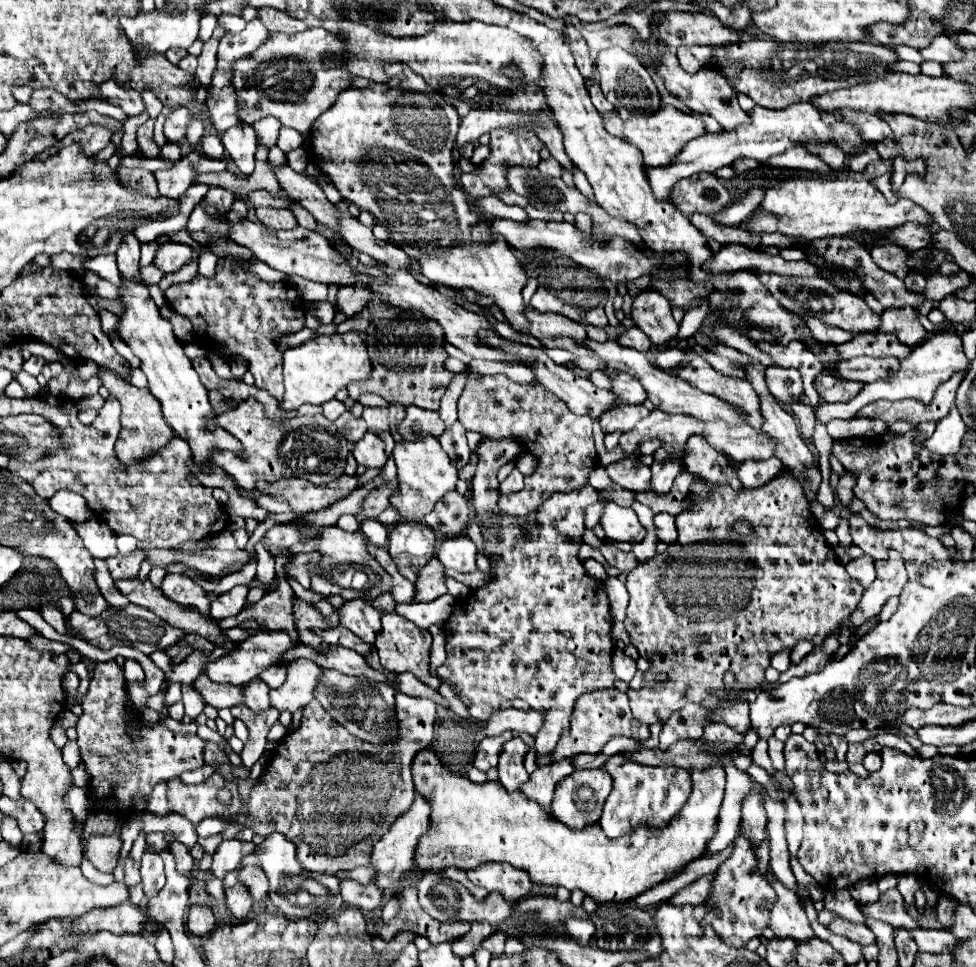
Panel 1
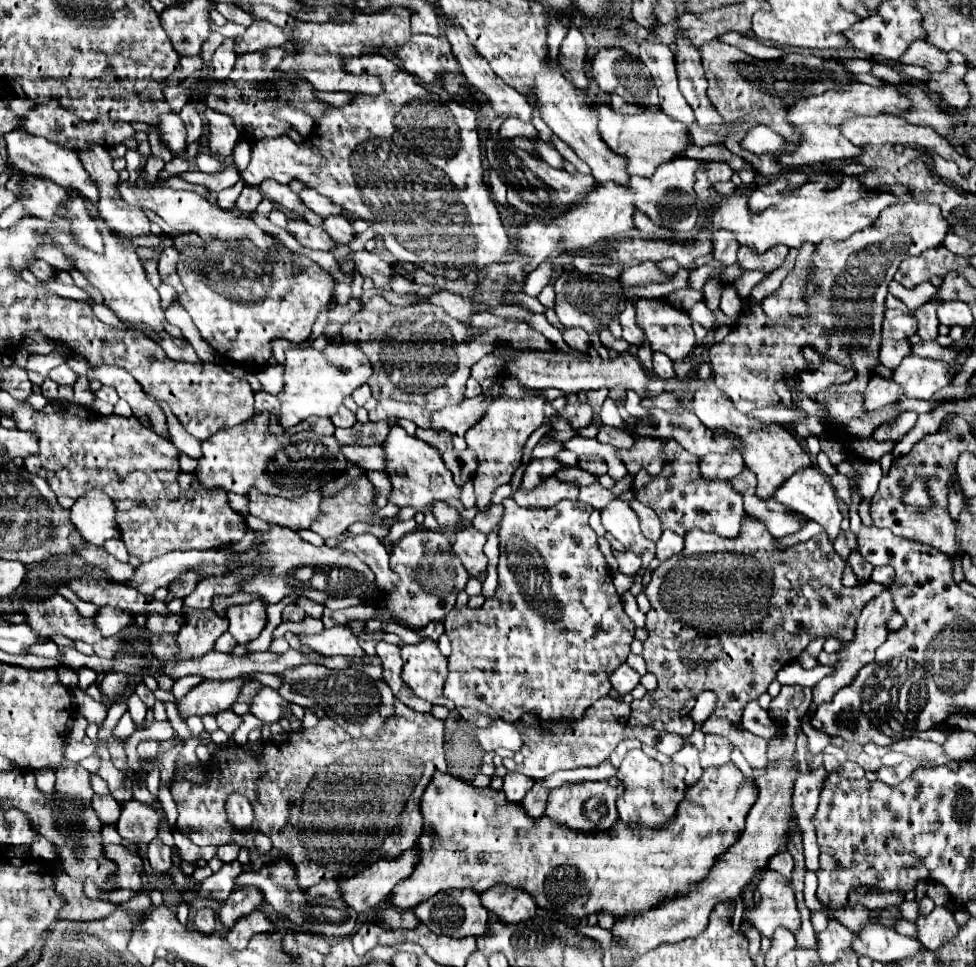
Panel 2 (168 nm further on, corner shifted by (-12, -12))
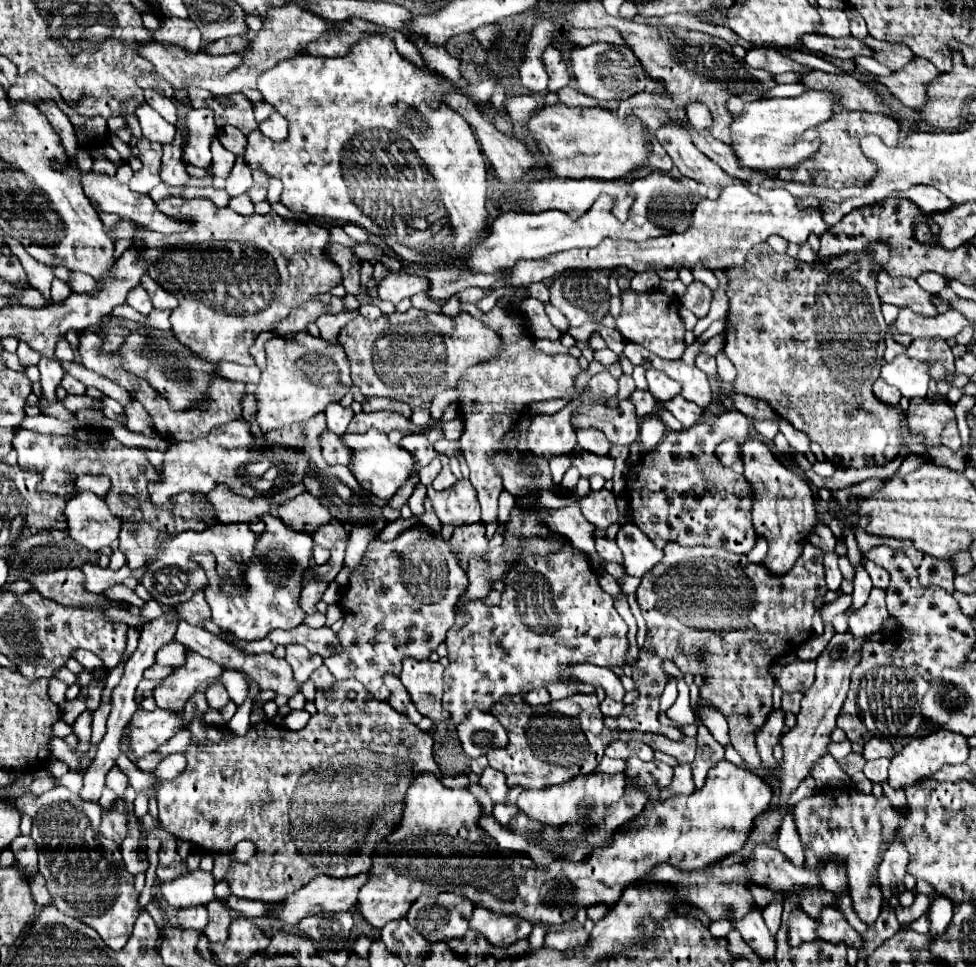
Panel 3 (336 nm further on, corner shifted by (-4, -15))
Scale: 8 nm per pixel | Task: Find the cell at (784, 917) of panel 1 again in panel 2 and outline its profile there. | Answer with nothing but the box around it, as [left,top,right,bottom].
[744,870,800,938]

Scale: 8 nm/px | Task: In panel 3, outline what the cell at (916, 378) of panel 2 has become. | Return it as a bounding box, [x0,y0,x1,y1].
[880,355,928,399]

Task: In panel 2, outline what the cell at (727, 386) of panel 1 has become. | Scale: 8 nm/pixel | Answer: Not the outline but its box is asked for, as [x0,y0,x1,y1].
[738,424,812,498]

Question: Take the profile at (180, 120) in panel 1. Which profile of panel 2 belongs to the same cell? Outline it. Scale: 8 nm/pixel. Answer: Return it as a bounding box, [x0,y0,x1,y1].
[158,112,186,154]

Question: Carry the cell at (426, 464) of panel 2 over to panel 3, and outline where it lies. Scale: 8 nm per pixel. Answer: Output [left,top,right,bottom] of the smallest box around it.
[342,429,416,499]

